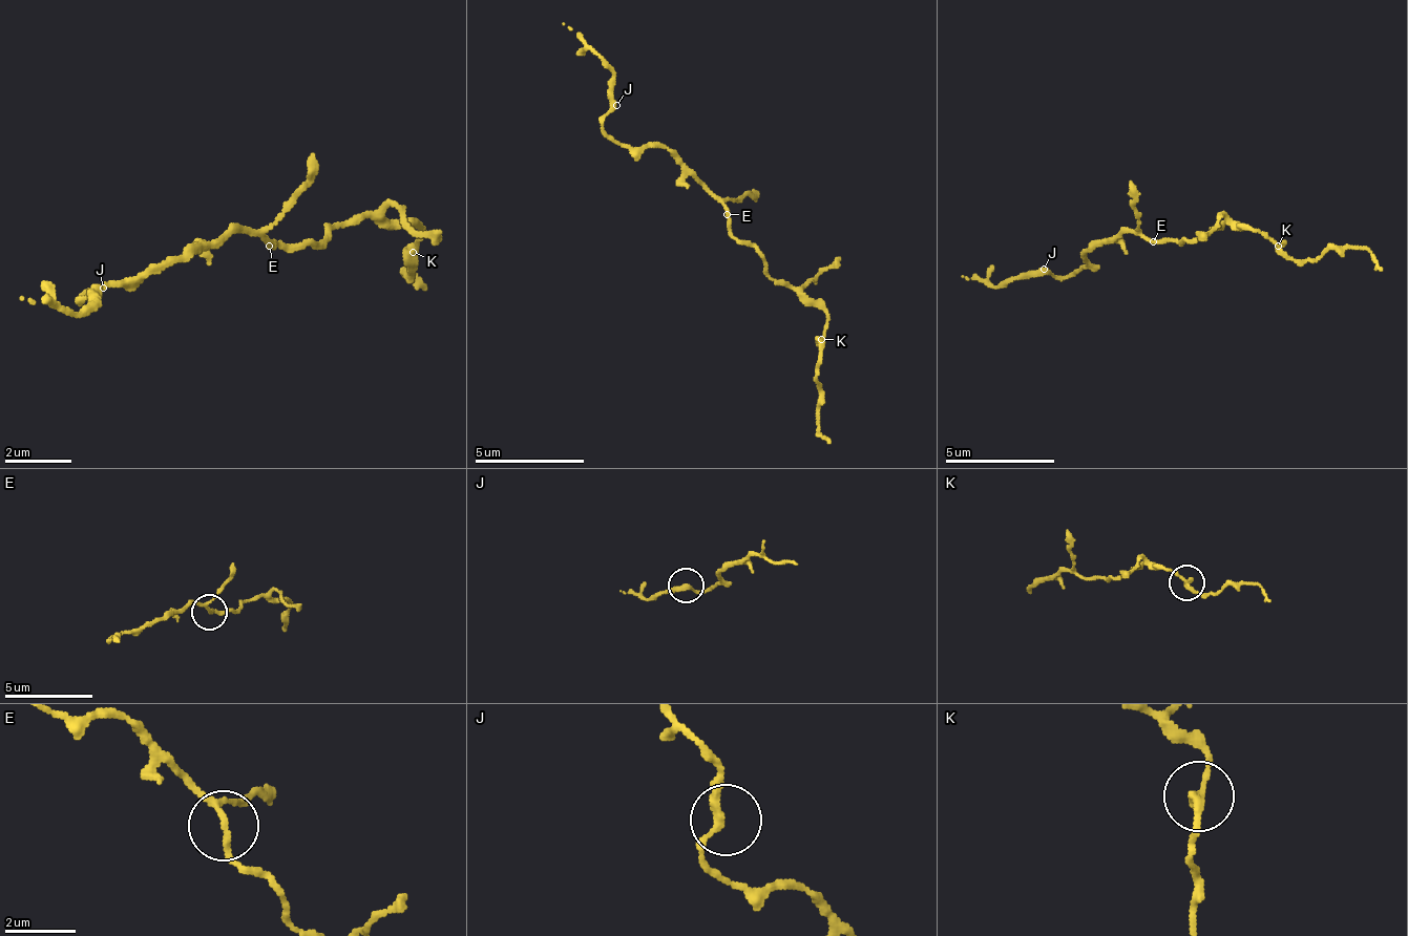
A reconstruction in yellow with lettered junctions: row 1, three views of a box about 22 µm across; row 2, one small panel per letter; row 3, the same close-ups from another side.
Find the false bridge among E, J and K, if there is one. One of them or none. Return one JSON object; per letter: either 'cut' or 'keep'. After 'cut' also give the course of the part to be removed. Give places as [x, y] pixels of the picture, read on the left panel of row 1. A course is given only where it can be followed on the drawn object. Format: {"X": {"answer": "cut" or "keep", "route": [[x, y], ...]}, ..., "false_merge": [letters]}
{"E": {"answer": "keep"}, "J": {"answer": "keep"}, "K": {"answer": "keep"}, "false_merge": []}

